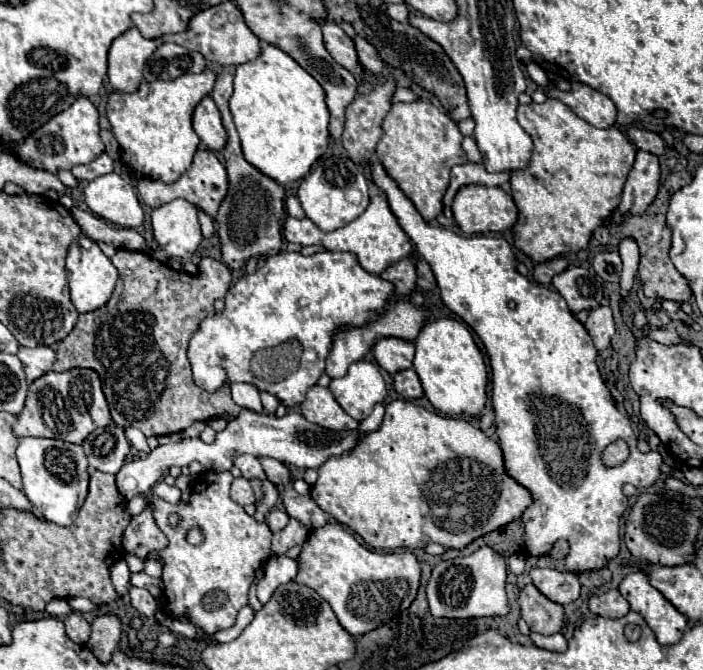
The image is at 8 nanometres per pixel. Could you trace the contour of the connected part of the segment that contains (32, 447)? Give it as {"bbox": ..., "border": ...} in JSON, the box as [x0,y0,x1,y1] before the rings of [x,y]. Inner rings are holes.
{"bbox":[17,438,89,526],"border":[[[23,438],[17,446],[17,462],[21,466],[23,492],[37,510],[37,516],[59,526],[71,526],[89,486],[89,464],[83,448],[55,438]]]}

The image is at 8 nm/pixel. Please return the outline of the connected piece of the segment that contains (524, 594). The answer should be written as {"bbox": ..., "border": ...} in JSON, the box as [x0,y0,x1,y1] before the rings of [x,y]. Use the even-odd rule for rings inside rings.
{"bbox":[519,584,563,634],"border":[[[533,584],[525,586],[519,594],[521,618],[529,624],[531,632],[557,634],[563,626],[563,606],[545,598]]]}

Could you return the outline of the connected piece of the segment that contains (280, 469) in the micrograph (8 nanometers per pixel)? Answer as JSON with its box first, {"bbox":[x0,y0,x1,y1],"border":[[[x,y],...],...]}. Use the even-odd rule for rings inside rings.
{"bbox":[261,458,291,488],"border":[[[261,458],[261,466],[263,466],[267,480],[273,482],[277,488],[285,488],[291,484],[291,472],[285,466],[281,466],[277,460]]]}

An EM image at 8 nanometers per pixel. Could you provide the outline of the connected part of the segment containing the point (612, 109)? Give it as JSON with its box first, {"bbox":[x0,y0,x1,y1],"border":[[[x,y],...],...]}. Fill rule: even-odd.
{"bbox":[547,82,617,129],"border":[[[573,82],[571,90],[567,92],[559,90],[555,84],[549,84],[547,96],[559,98],[579,118],[587,120],[597,128],[607,129],[616,123],[617,109],[612,100],[597,90],[591,90],[589,86],[581,82]]]}

